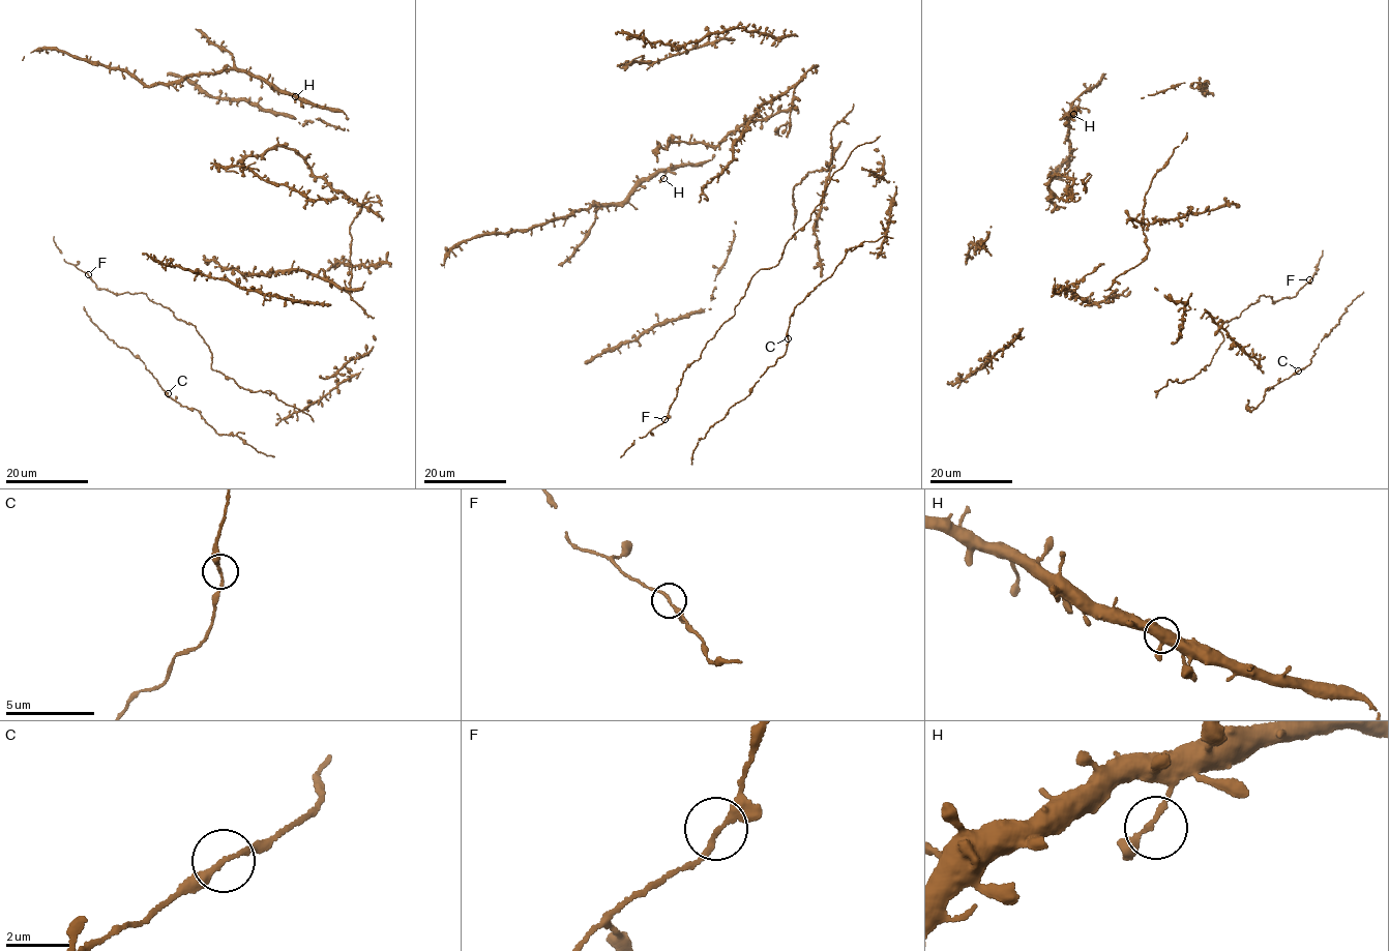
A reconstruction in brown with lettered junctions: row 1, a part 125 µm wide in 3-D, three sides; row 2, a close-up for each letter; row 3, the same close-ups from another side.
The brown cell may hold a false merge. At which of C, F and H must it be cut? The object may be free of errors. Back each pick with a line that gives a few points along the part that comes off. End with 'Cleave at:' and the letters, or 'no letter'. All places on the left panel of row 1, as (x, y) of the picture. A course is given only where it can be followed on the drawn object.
Cleave at: no letter

